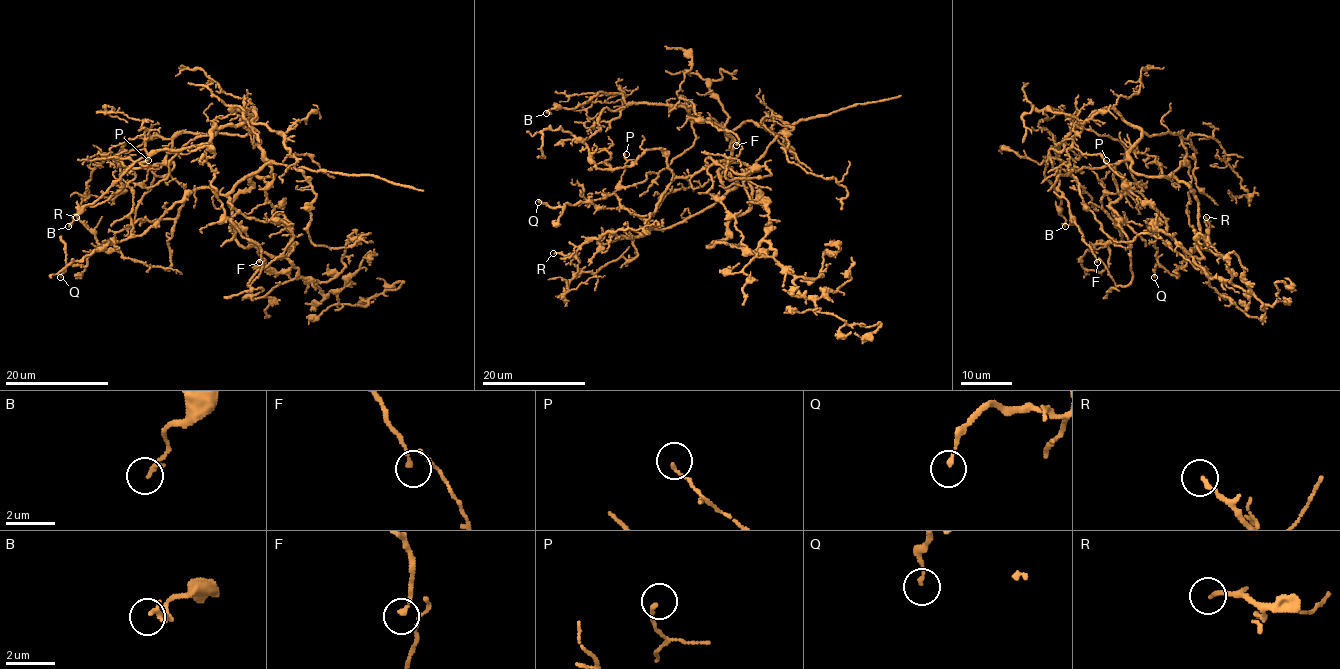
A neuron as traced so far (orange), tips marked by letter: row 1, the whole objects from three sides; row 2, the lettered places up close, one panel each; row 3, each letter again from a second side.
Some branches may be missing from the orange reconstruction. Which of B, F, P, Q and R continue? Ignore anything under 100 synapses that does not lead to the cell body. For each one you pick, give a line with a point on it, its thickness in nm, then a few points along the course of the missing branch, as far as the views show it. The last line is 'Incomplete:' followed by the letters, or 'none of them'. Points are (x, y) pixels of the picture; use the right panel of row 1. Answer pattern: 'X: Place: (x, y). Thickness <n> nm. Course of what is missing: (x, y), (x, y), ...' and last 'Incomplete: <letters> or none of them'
Incomplete: none of them

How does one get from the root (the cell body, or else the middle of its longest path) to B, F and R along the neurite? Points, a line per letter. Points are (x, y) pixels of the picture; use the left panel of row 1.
B: (274, 174), (260, 141), (241, 121), (251, 108), (247, 121), (216, 126), (205, 145), (138, 159), (68, 226)
F: (274, 174), (241, 121), (252, 108), (211, 132), (211, 186), (259, 262)
R: (274, 174), (267, 160), (224, 195), (193, 190), (174, 221), (169, 267), (108, 250), (76, 217)

